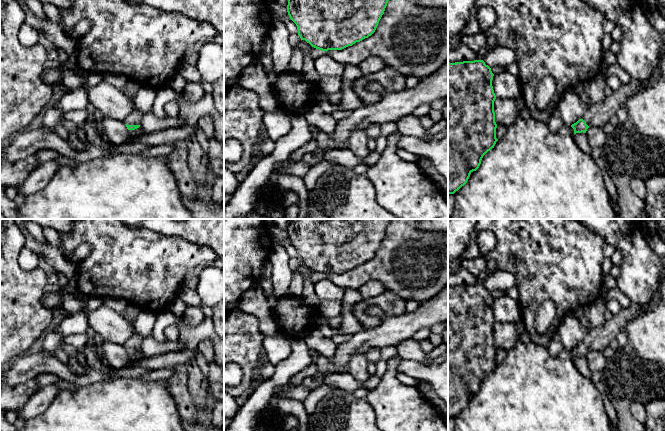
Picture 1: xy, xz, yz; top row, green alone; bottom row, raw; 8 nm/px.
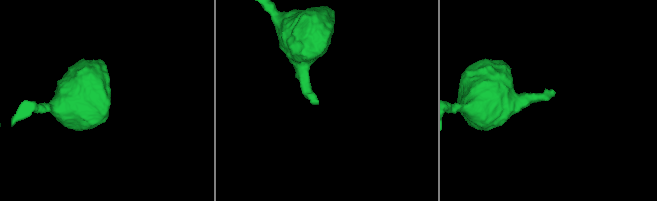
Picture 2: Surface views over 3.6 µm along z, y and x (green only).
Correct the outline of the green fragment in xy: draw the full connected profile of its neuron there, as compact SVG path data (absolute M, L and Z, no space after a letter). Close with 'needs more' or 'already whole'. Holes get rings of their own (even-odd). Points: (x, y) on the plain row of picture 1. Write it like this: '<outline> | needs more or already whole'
M138 333L131 336L124 344L124 347L128 354L135 354L140 351L143 337Z | needs more

